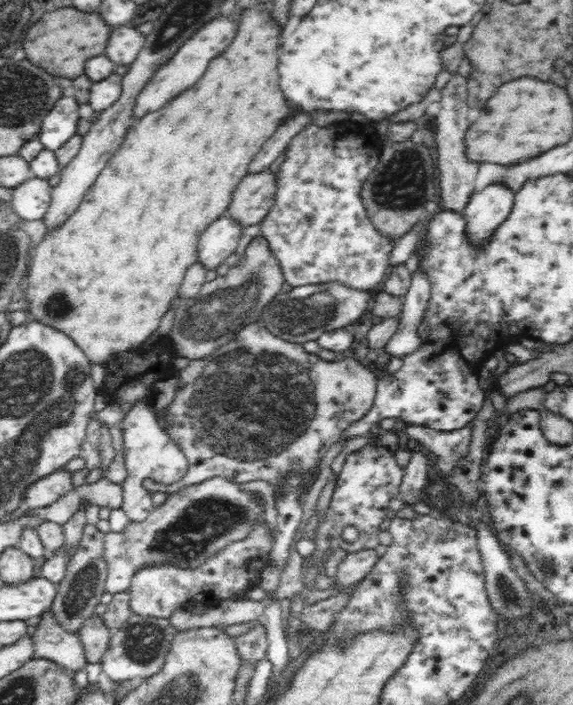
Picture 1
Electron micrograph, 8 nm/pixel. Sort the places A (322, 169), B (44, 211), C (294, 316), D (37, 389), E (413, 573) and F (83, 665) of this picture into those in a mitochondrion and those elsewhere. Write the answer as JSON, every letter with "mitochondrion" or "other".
{"A":"mitochondrion","B":"other","C":"mitochondrion","D":"mitochondrion","E":"other","F":"other"}

